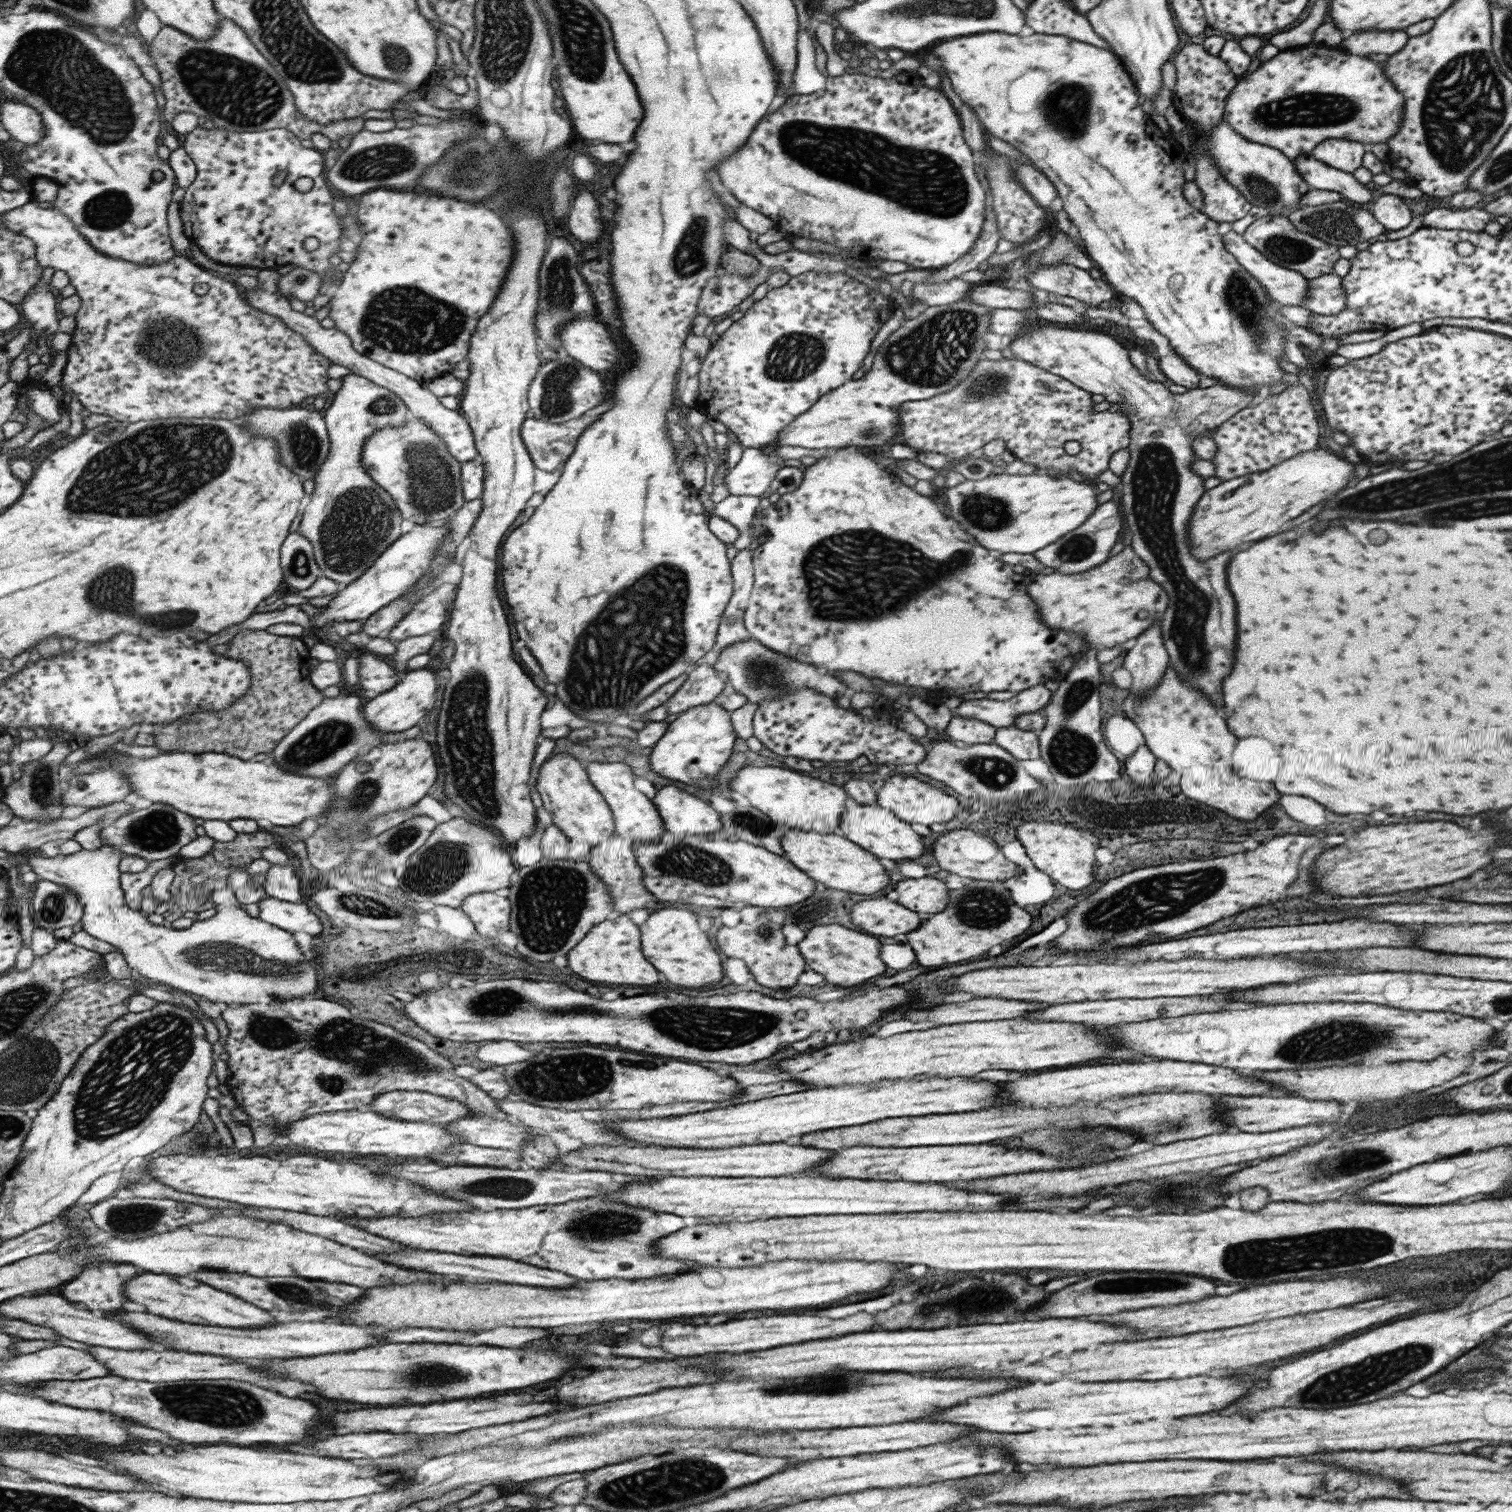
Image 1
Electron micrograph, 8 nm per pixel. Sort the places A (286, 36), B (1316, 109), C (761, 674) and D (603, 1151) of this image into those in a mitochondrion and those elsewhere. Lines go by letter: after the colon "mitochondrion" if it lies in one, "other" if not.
A: mitochondrion
B: mitochondrion
C: mitochondrion
D: other

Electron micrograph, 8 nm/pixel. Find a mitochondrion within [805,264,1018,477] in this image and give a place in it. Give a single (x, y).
(952, 334)

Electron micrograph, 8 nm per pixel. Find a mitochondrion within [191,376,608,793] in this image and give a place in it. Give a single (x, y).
(359, 521)

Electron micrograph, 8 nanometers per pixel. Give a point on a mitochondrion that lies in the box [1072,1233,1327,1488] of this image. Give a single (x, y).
(1118, 1285)

